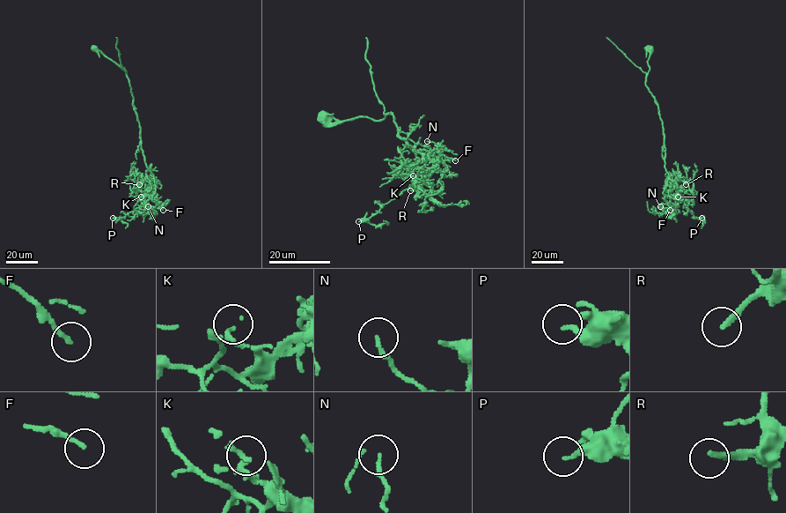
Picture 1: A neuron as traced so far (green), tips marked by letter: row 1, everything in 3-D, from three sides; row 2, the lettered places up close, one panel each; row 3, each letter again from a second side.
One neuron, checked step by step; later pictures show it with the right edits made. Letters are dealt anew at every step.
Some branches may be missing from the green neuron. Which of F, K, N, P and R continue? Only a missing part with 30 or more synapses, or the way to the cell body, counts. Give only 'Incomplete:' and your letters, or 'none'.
Incomplete: F, R

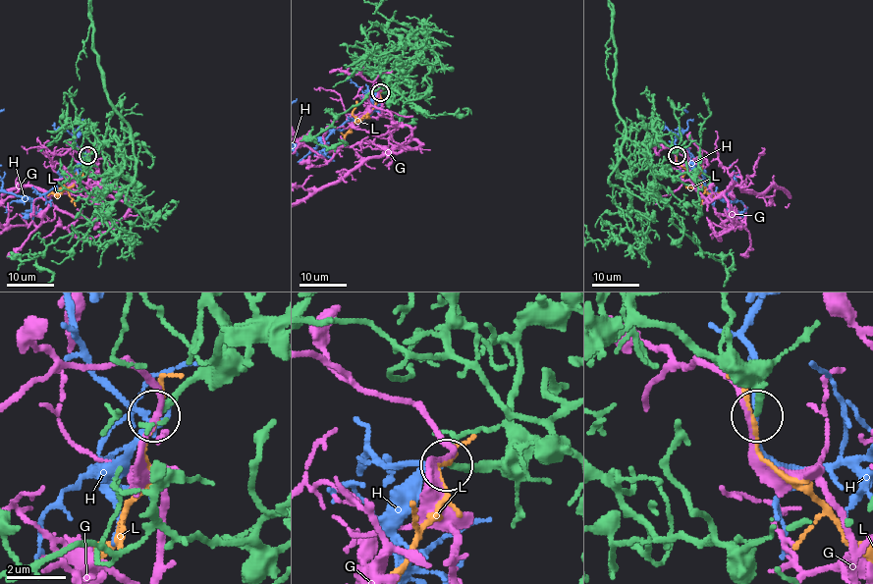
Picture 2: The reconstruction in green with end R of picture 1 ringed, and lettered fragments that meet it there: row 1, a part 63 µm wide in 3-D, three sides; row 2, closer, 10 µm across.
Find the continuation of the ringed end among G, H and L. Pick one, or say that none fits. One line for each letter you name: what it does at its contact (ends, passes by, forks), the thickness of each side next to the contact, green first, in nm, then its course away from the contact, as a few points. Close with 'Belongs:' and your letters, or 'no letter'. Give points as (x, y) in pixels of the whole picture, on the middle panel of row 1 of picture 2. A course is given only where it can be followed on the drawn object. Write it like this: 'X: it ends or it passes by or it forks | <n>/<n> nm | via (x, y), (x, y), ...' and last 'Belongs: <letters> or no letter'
H: it passes by | 240/140 nm
Belongs: H

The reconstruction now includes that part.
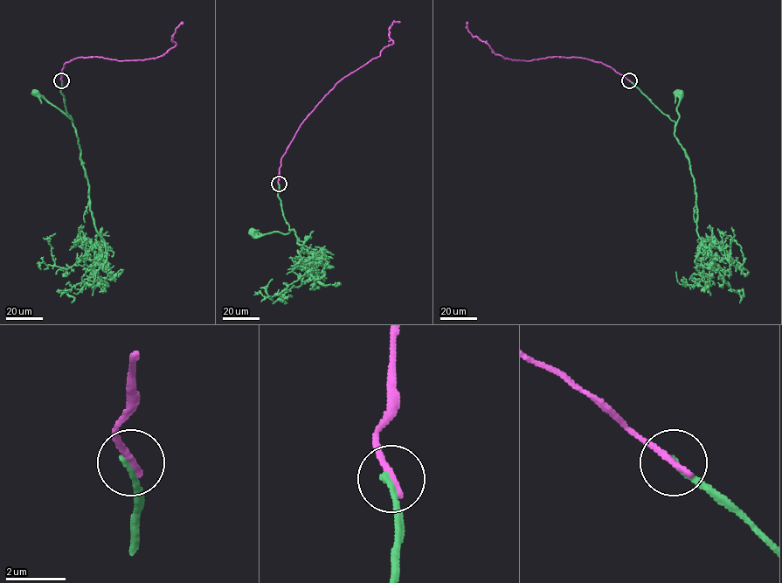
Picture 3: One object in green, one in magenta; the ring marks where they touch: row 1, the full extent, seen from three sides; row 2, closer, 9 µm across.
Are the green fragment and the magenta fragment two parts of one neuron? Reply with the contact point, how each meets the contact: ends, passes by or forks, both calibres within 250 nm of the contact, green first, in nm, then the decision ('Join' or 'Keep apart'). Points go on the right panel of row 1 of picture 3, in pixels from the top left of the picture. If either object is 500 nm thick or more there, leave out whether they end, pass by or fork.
Place: (629, 80). At the ring green ends. At the ring magenta ends. Thickness 240 nm (green) against 240 nm. Keep apart

